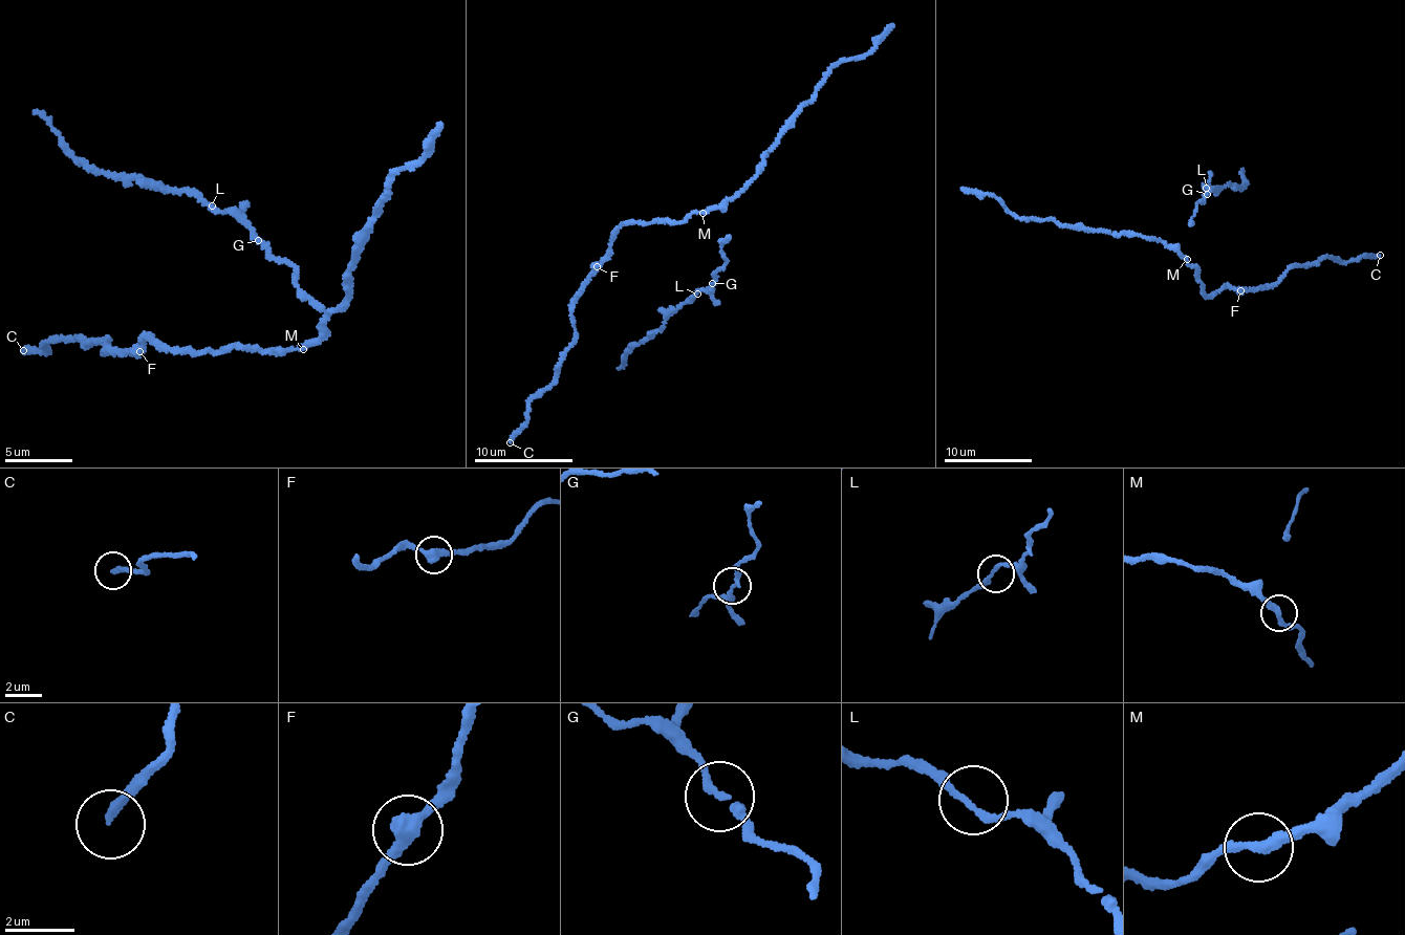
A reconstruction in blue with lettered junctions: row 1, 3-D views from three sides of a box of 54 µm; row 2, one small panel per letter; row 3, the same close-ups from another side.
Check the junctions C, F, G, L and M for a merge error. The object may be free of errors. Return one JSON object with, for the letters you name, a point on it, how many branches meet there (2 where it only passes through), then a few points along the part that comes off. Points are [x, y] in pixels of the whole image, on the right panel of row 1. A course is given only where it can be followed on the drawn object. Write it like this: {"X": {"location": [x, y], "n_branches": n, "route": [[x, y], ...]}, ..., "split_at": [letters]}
{"split_at": []}

